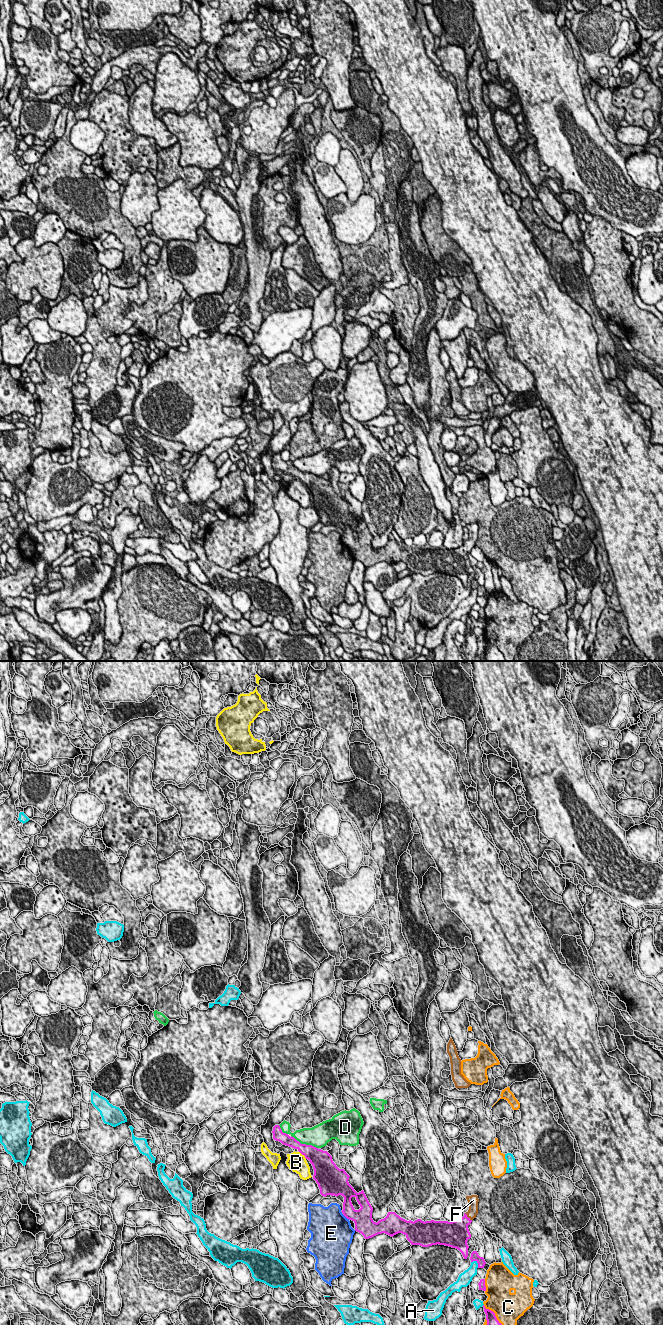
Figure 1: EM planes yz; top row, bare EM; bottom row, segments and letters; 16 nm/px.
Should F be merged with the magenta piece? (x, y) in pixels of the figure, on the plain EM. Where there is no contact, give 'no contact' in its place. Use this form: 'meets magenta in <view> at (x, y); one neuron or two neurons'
meets magenta in yz at (467, 545); one neuron

